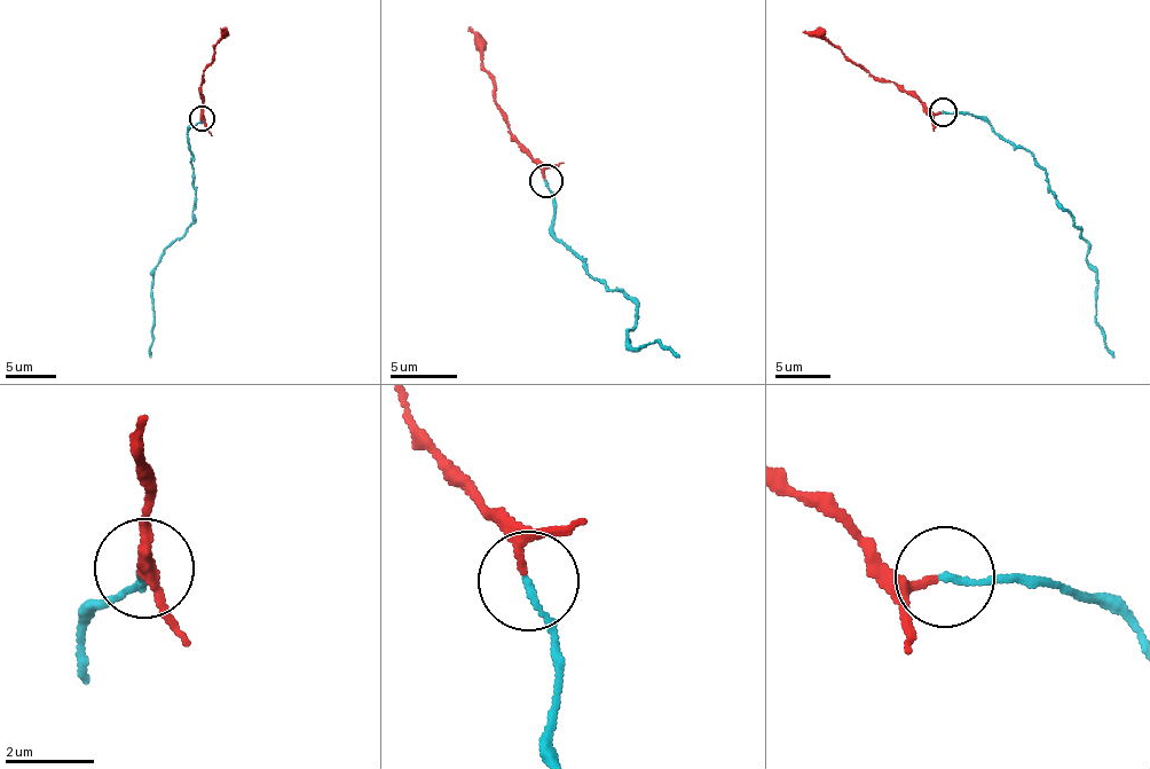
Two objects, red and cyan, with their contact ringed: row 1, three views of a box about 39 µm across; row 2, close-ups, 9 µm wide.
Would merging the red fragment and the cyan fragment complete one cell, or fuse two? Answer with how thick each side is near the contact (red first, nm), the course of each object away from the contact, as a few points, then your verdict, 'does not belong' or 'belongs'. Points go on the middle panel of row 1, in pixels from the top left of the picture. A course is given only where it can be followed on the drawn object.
calibres 150 and 130 nm; course red (543, 178), (543, 167), (507, 128), (481, 49), (470, 26); course cyan (546, 181), (557, 238), (637, 310), (627, 339), (633, 348), (658, 339), (679, 358); belongs

